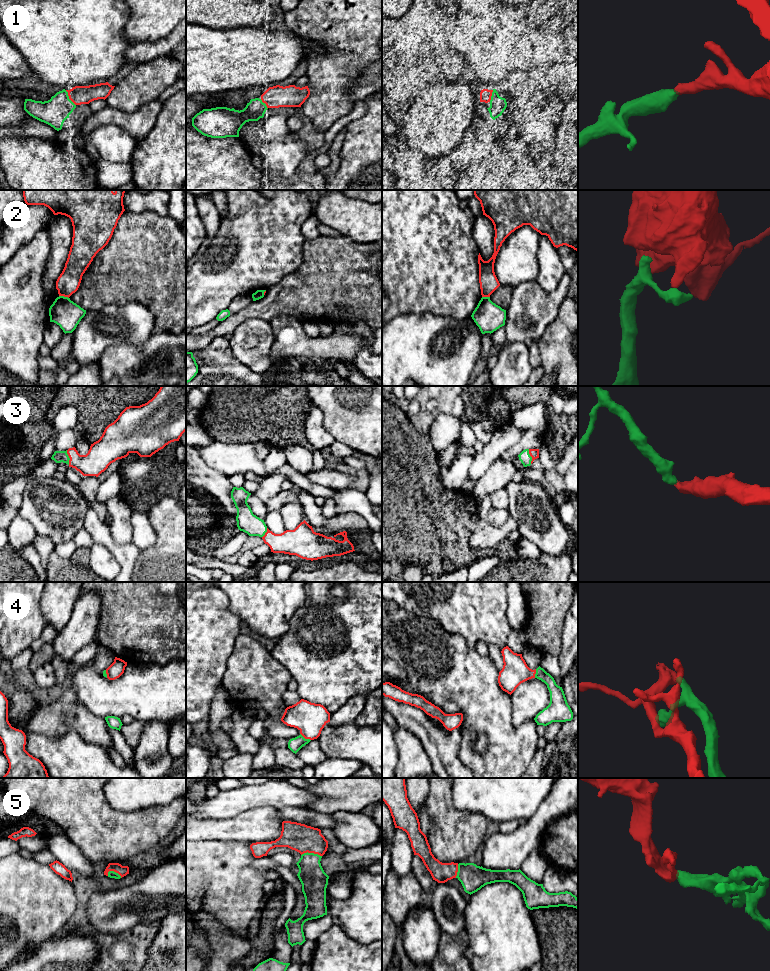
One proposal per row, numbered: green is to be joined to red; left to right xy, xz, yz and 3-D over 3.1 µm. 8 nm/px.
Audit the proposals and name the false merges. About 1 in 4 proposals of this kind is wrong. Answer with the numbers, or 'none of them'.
2

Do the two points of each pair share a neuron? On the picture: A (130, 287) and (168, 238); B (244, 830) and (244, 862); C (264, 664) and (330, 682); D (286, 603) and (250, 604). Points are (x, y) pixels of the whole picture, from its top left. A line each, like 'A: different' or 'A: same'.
A: same
B: different
C: different
D: same

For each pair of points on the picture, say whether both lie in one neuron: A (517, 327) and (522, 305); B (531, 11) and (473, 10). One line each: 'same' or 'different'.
A: same
B: different

